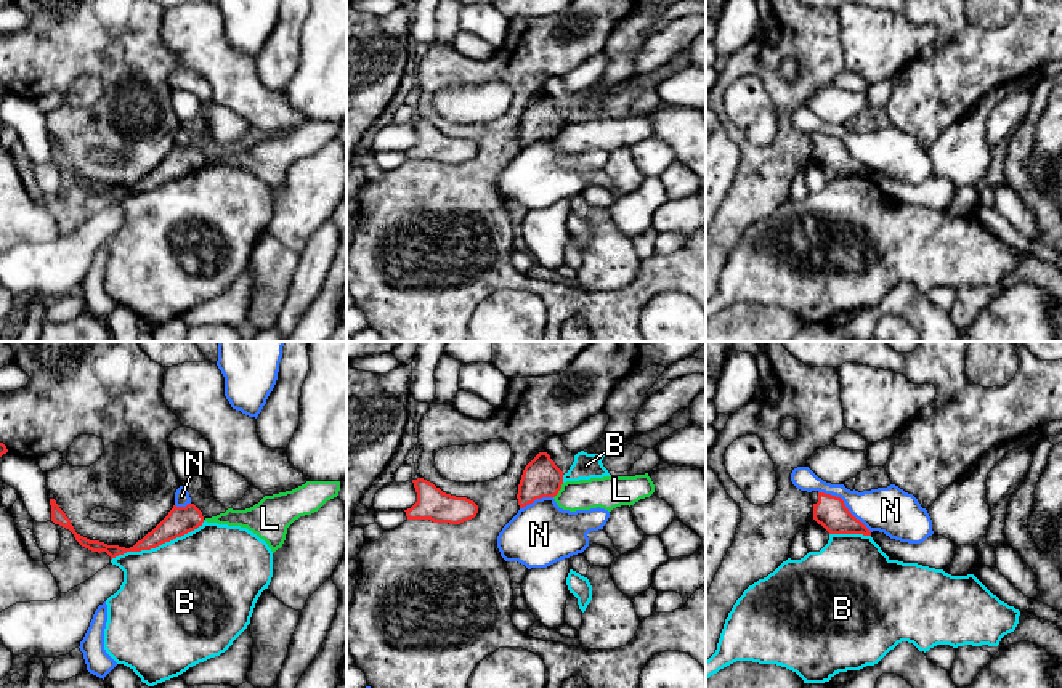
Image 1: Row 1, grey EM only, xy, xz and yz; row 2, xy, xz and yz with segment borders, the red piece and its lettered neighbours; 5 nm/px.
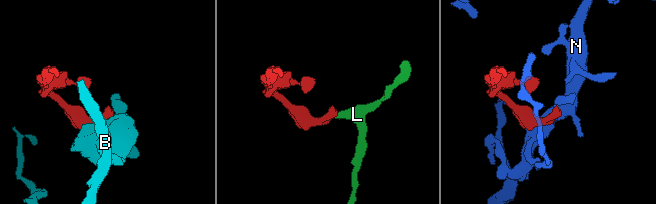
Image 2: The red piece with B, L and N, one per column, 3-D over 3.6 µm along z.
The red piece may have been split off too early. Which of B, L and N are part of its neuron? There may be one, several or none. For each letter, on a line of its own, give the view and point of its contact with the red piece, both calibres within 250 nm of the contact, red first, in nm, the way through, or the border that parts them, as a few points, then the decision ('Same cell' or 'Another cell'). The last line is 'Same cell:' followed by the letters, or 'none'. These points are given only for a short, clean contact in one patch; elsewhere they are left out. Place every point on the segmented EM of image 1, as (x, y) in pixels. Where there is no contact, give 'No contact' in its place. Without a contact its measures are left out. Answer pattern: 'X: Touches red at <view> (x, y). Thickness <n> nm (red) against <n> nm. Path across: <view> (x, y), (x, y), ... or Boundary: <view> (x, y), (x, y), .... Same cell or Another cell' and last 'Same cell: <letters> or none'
B: Touches red at xy (158, 546). Thickness 140 nm (red) against 500 nm. Another cell
L: Touches red at xz (559, 489). Thickness 190 nm (red) against 160 nm. Boundary: xz (563, 483), (554, 497). Another cell
N: Touches red at yz (844, 505). Thickness 160 nm (red) against 240 nm. Another cell
Same cell: none

